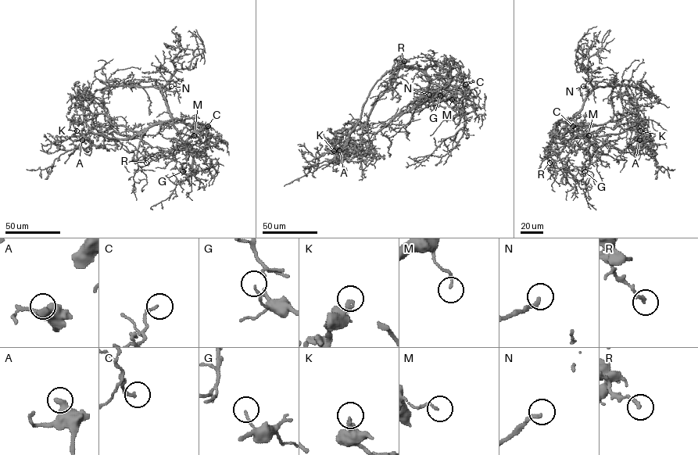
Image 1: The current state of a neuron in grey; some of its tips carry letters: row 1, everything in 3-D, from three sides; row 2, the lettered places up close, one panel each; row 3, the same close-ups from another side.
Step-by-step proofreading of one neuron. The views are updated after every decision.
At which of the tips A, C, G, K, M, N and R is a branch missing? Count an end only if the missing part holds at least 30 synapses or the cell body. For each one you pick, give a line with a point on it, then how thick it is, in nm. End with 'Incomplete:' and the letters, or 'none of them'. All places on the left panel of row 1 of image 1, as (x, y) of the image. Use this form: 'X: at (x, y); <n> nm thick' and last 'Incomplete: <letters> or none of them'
N: at (171, 86); 240 nm thick
Incomplete: N

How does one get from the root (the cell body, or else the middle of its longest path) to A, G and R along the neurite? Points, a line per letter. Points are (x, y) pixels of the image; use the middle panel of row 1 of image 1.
A: (397, 69), (387, 72), (375, 84), (363, 106), (361, 119), (350, 134), (346, 151), (341, 155), (339, 150)
G: (397, 69), (412, 66), (425, 69), (434, 66), (449, 69), (452, 88), (440, 95)
R: (397, 69), (399, 64), (394, 59), (401, 55), (404, 61)

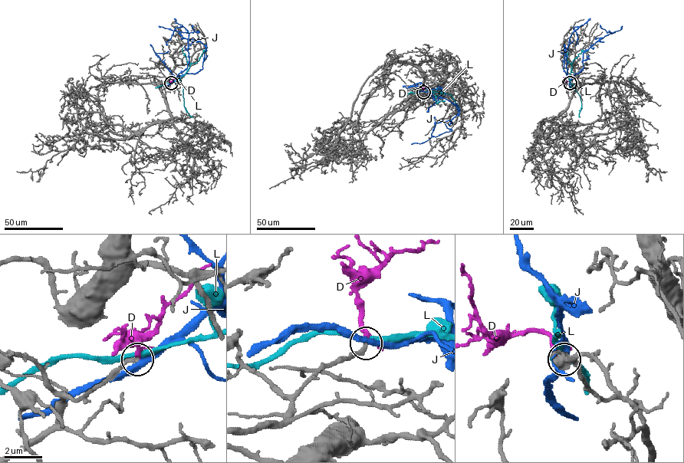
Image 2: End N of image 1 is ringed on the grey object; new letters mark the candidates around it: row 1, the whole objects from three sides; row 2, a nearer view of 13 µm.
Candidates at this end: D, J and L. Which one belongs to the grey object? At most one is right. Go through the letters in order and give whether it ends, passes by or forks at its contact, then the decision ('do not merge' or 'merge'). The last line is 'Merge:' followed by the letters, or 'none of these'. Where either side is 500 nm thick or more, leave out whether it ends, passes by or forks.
D: it passes by; merge
J: it passes by; do not merge
L: it passes by; do not merge
Merge: D

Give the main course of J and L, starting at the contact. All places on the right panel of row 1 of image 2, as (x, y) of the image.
J: (570, 83), (574, 74), (583, 68), (583, 53), (600, 38), (615, 32), (607, 32), (600, 25)
L: (570, 83), (573, 60), (579, 54), (589, 50)

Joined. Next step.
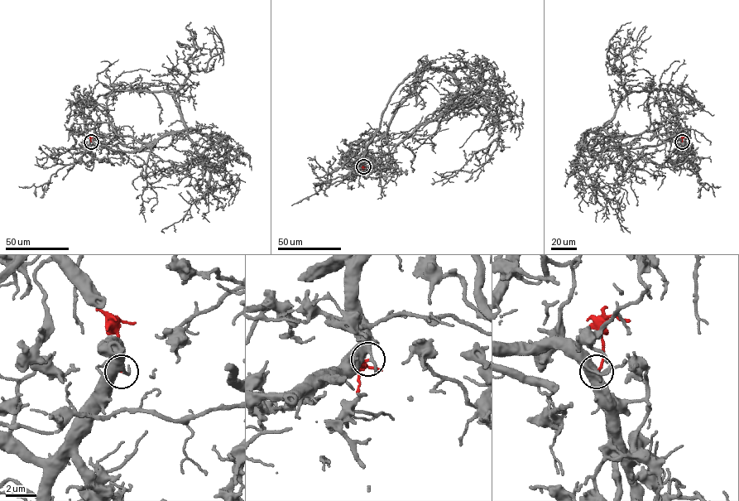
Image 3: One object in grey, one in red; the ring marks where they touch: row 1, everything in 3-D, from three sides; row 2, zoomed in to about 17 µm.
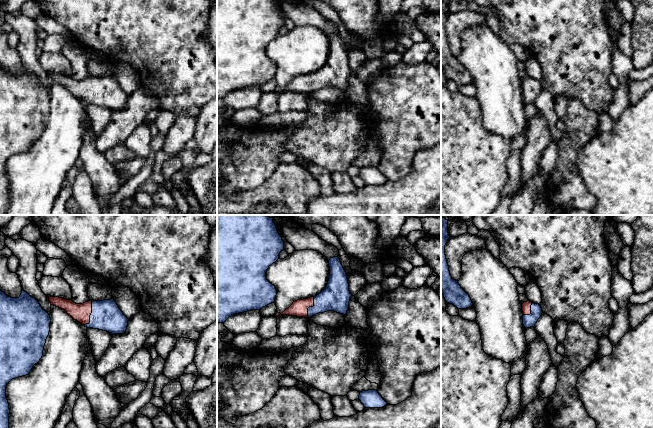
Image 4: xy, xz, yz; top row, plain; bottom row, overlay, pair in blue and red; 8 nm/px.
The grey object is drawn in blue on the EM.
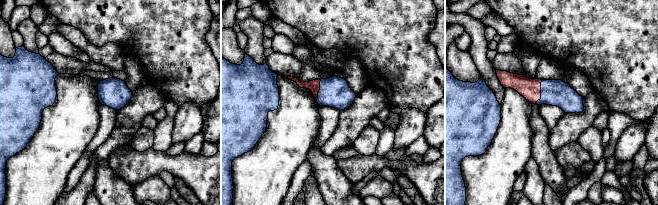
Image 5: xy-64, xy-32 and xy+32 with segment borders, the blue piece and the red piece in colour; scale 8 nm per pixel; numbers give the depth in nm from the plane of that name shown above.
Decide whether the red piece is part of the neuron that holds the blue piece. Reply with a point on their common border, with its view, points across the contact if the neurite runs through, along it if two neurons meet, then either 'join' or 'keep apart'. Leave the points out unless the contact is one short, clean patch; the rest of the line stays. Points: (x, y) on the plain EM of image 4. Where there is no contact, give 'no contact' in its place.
contact xy (90, 91); way xy (106, 91), (90, 91), (80, 88); join

